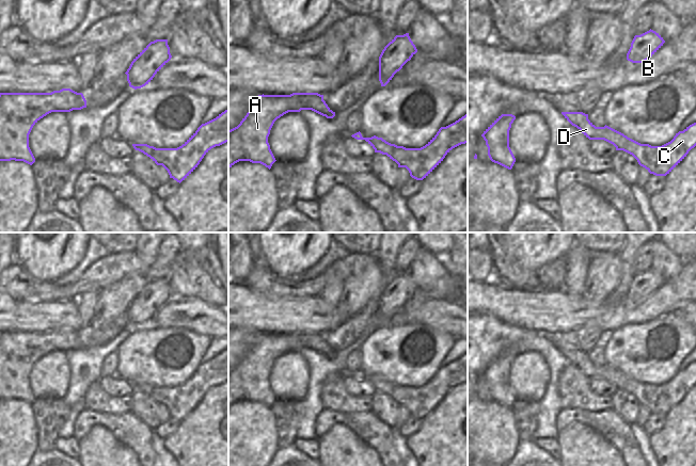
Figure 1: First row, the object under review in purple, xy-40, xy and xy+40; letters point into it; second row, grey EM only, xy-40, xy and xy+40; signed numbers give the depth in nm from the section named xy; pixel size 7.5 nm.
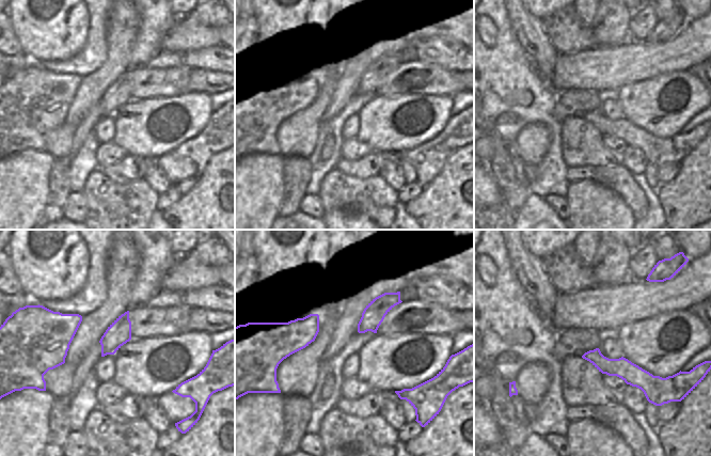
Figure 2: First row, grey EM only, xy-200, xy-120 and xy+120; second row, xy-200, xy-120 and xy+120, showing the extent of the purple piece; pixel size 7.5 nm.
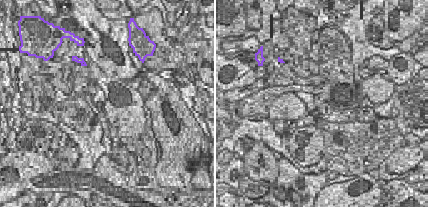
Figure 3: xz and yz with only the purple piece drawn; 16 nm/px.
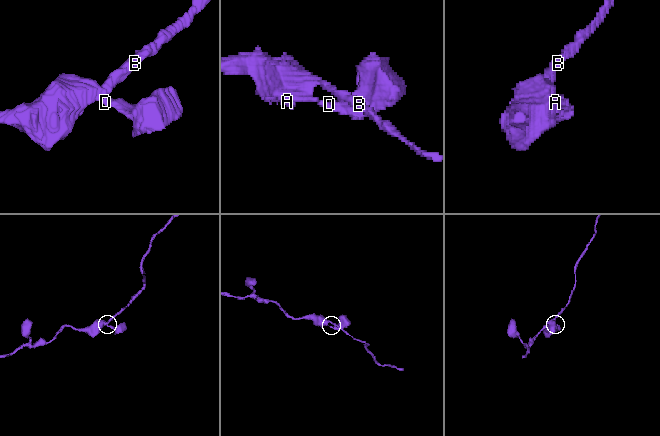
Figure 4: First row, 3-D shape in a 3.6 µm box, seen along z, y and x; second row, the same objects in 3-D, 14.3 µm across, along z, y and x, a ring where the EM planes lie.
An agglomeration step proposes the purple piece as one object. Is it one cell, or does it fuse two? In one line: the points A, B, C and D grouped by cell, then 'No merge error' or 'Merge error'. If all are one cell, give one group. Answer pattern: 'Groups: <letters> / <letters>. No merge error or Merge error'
Groups: A B C D. No merge error

